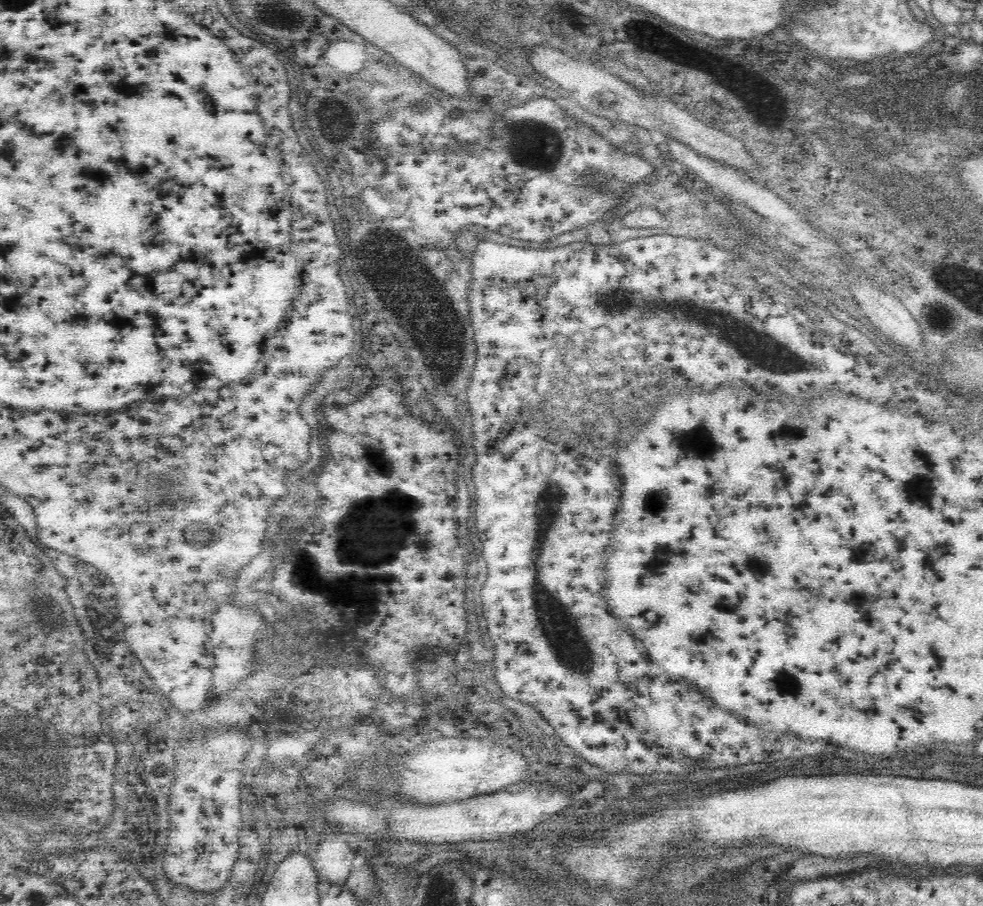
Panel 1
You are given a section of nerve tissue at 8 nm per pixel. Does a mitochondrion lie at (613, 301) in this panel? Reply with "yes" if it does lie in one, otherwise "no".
yes

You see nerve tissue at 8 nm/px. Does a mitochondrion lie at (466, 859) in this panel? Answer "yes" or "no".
no

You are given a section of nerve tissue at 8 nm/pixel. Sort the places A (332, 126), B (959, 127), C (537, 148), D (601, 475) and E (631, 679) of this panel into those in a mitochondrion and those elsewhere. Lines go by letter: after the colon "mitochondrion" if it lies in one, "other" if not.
A: mitochondrion
B: mitochondrion
C: mitochondrion
D: other
E: other

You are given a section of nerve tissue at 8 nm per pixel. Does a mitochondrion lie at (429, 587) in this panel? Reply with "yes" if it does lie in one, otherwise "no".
no

